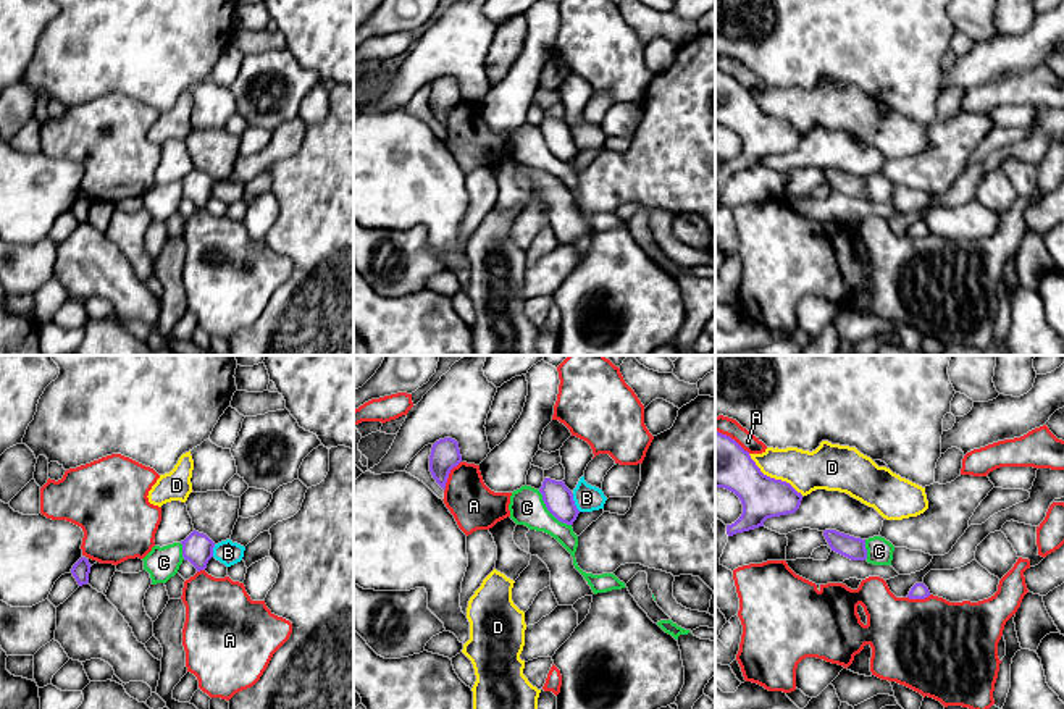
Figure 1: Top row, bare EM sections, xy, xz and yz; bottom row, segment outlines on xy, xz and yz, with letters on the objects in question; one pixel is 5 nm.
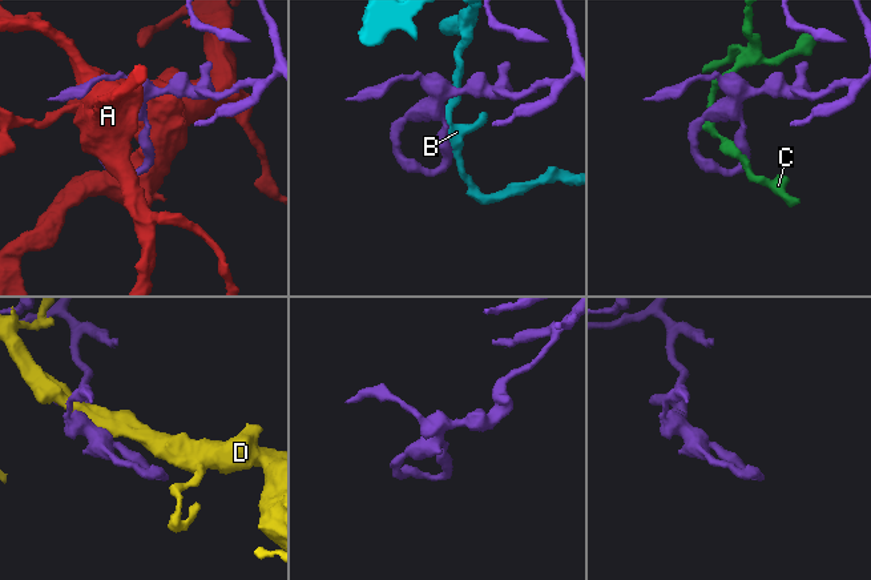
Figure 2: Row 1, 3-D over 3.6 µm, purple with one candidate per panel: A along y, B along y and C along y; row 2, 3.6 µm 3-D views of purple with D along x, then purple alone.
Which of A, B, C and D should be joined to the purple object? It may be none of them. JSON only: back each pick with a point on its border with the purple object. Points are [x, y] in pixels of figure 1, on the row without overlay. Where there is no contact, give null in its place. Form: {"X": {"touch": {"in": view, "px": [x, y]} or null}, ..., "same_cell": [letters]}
{"same_cell": []}

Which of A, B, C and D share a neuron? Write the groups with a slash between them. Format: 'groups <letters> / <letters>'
groups A / B / C / D

